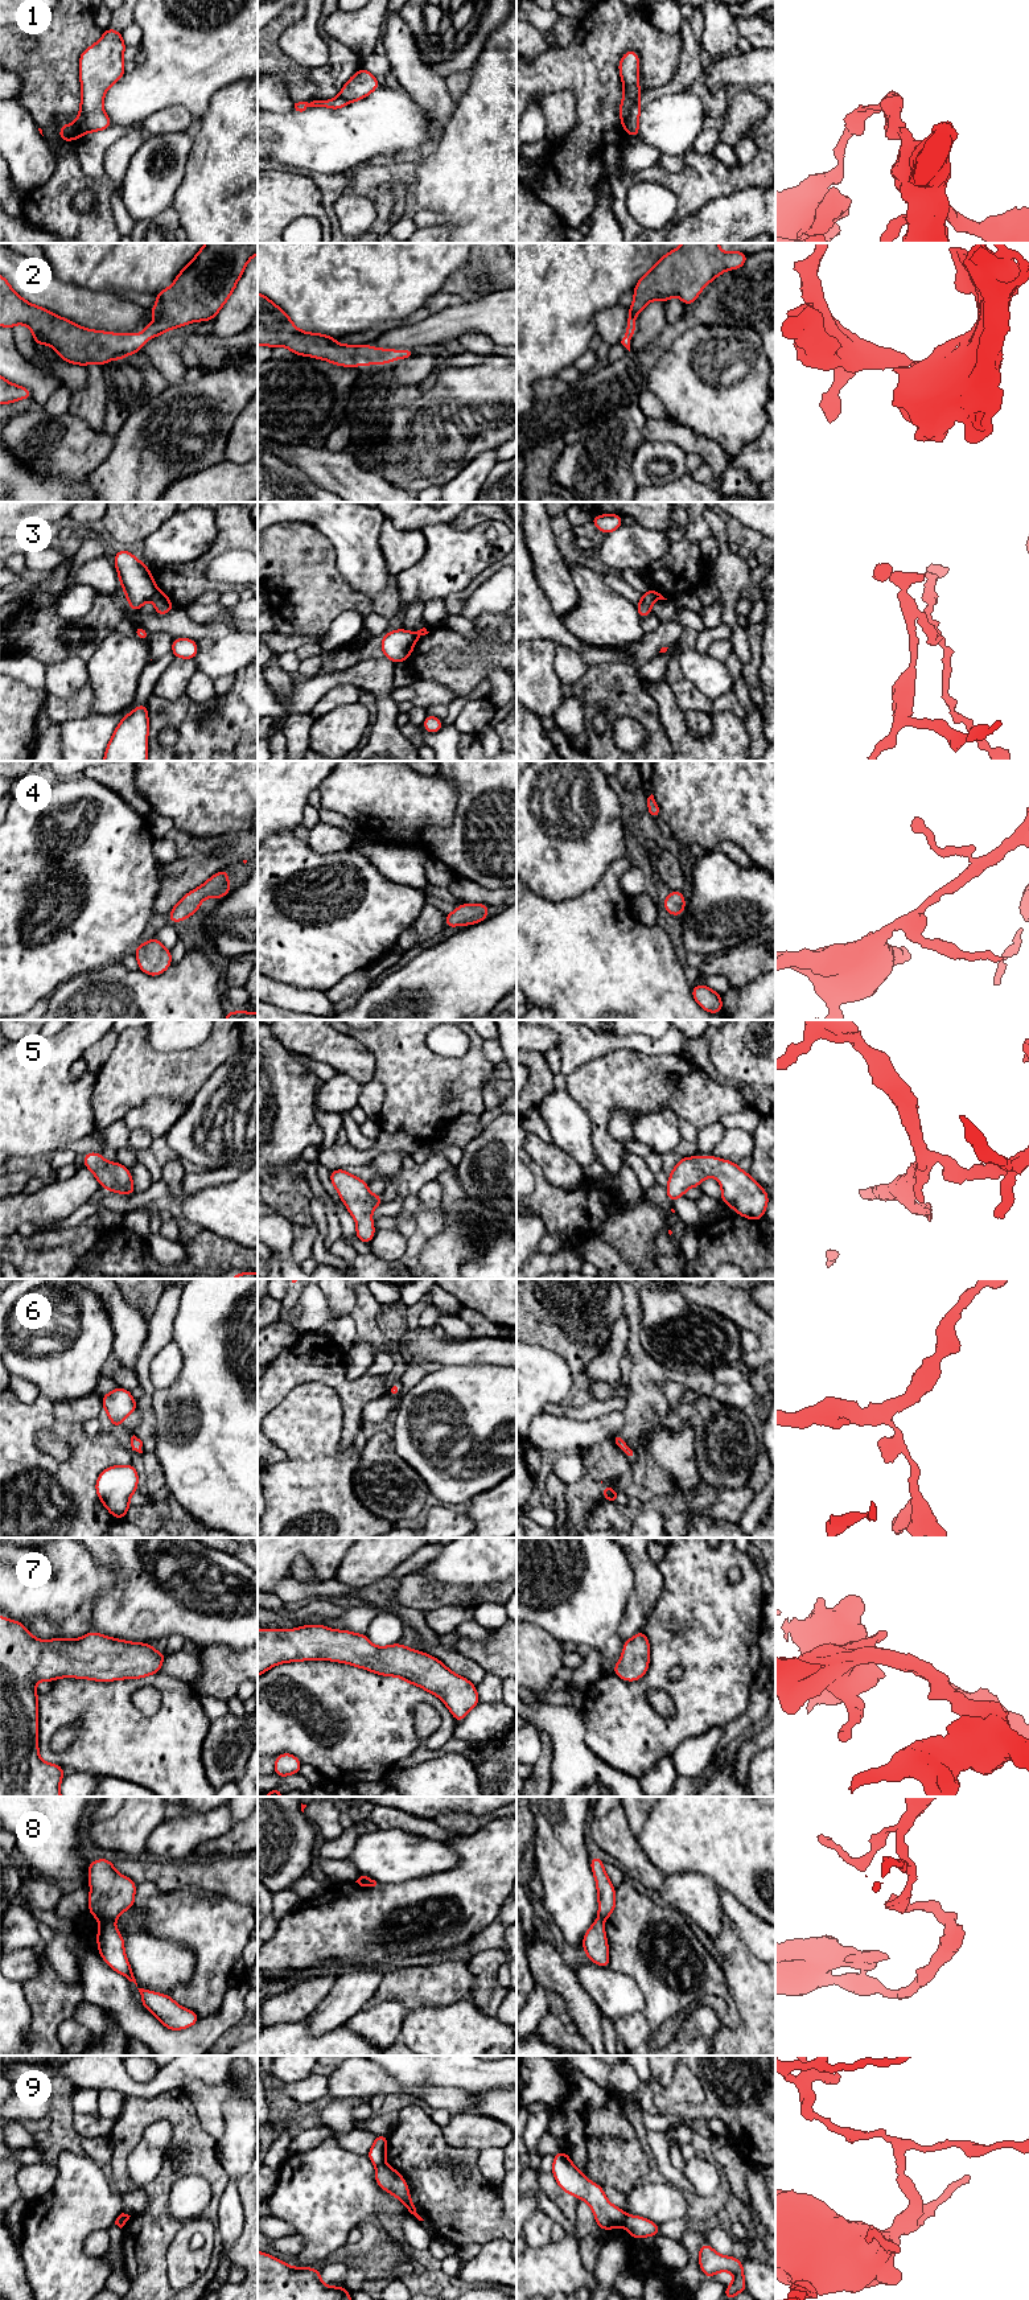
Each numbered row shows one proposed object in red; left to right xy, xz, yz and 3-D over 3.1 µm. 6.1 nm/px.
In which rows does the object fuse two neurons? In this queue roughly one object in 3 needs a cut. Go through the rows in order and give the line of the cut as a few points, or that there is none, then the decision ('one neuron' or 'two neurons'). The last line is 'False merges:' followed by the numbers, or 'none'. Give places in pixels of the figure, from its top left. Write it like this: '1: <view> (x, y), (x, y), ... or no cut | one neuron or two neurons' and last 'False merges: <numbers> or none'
1: yz (638, 102), (630, 111), (626, 131) | two neurons
2: no cut | one neuron
3: xy (157, 589), (151, 599) | two neurons
4: no cut | one neuron
5: no cut | one neuron
6: no cut | one neuron
7: no cut | one neuron
8: xy (112, 1920), (101, 1921) | two neurons
9: yz (626, 2216), (622, 2225) | two neurons
False merges: 1, 3, 8, 9

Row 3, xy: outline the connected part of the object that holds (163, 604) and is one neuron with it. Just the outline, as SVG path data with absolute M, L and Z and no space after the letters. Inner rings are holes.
M157 591L153 594L152 601L155 602L155 606L156 606L155 614L159 614L159 616L168 614L174 606L169 600L169 597L161 591Z

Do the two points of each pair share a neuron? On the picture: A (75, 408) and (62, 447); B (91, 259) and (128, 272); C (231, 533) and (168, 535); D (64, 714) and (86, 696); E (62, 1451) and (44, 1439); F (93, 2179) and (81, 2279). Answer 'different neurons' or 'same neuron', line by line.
A: different neurons
B: same neuron
C: different neurons
D: same neuron
E: same neuron
F: same neuron

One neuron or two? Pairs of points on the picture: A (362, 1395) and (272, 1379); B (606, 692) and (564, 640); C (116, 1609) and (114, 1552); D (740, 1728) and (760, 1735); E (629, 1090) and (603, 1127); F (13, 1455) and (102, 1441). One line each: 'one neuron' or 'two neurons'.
A: one neuron
B: two neurons
C: one neuron
D: two neurons
E: one neuron
F: one neuron

